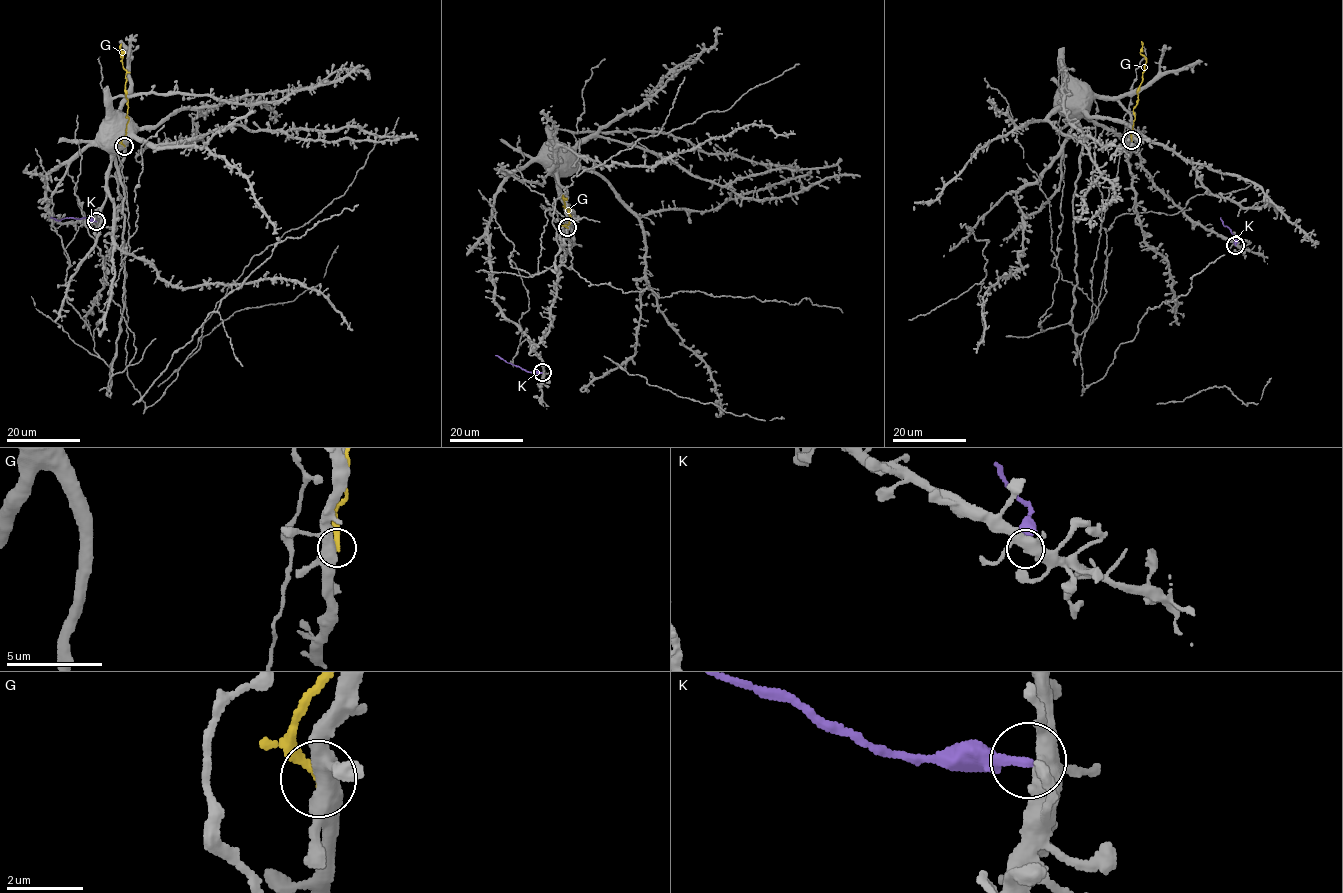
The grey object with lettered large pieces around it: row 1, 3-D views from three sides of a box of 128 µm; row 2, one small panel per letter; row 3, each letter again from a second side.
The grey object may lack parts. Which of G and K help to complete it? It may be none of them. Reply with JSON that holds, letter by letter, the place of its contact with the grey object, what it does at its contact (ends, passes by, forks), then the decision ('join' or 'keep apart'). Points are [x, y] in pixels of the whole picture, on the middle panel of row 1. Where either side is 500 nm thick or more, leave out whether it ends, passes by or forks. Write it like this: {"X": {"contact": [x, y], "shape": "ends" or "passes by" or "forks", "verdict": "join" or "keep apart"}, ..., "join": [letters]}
{"G": {"contact": [567, 227], "shape": "ends", "verdict": "keep apart"}, "K": {"contact": [542, 372], "shape": "ends", "verdict": "keep apart"}, "join": []}

